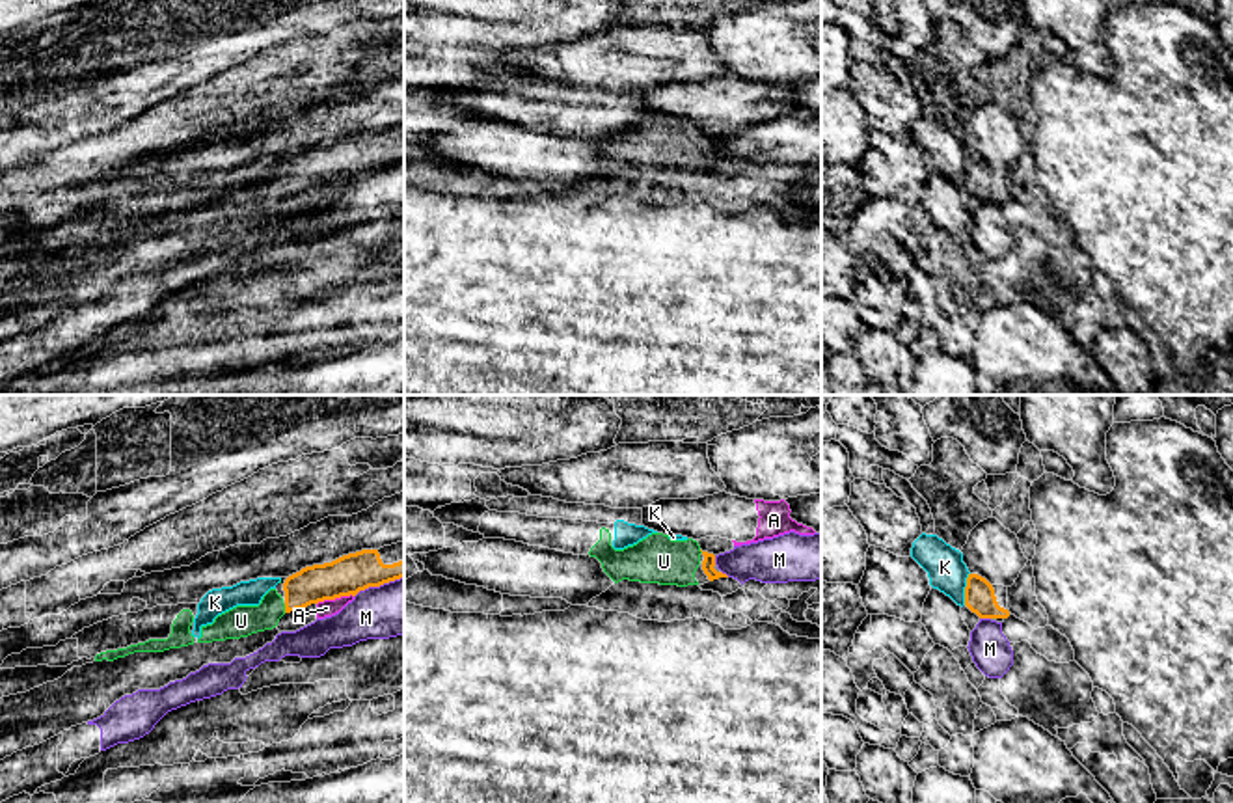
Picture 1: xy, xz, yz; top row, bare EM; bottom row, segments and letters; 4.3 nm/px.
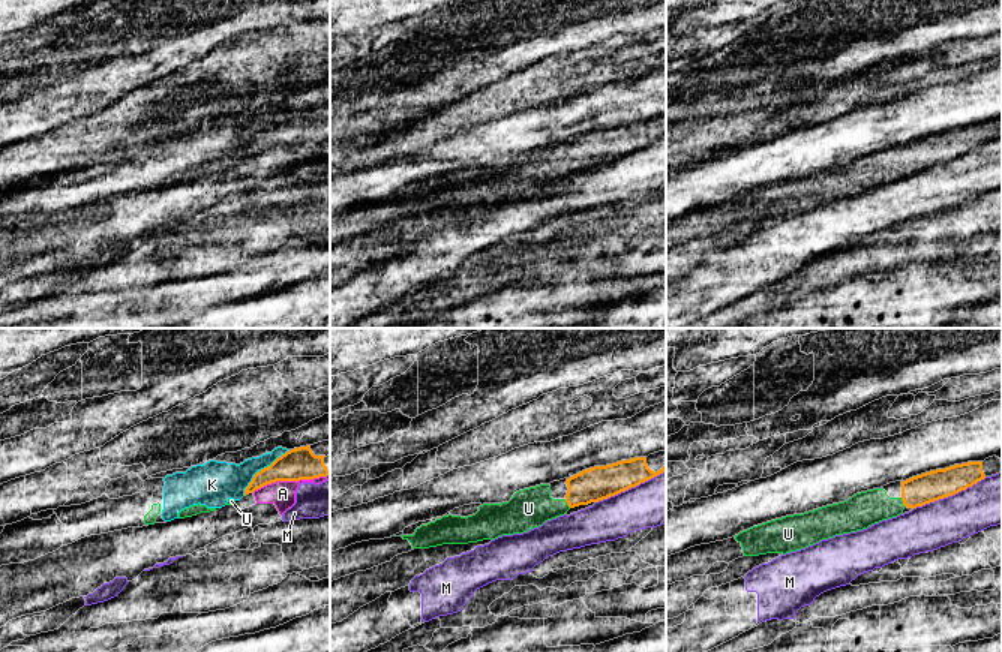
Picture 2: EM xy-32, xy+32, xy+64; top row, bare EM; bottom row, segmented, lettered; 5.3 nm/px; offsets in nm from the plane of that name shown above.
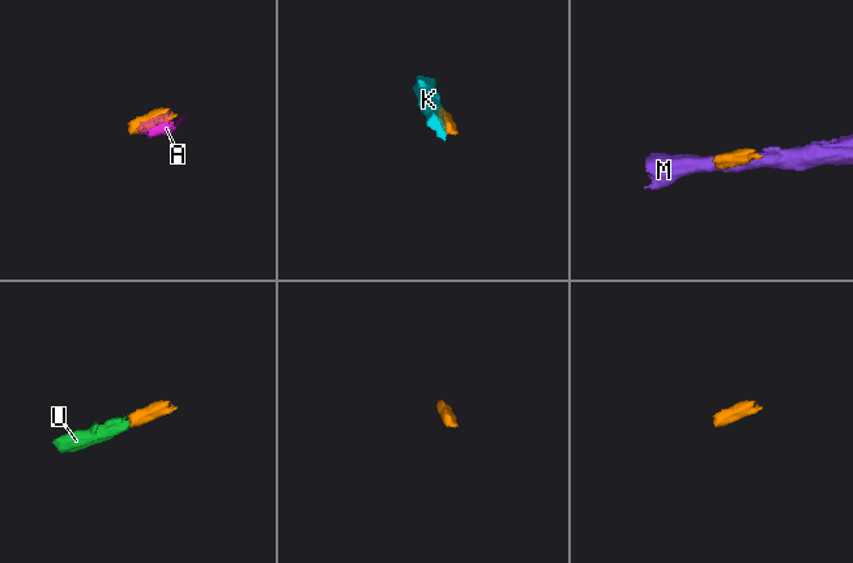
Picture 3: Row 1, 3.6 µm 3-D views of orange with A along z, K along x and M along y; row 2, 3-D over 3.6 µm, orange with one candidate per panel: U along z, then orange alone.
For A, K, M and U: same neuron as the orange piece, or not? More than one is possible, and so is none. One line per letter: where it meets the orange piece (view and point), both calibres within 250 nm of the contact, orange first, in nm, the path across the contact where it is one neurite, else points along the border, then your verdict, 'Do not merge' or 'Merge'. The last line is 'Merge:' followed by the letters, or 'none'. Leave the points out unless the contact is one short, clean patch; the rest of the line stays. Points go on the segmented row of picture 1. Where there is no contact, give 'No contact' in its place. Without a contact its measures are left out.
A: Touches orange at xy (334, 598). Thickness 170 nm (orange) against 70 nm. Boundary: xy (352, 595), (325, 598), (317, 604). Do not merge
K: Touches orange at yz (965, 589). Thickness 130 nm (orange) against 170 nm. Do not merge
M: Touches orange at xy (379, 585). Thickness 170 nm (orange) against 240 nm. Do not merge
U: Touches orange at xy (285, 608). Thickness 160 nm (orange) against 140 nm. Path across: xy (315, 584), (308, 585), (285, 608), (241, 621). Merge
Merge: U

